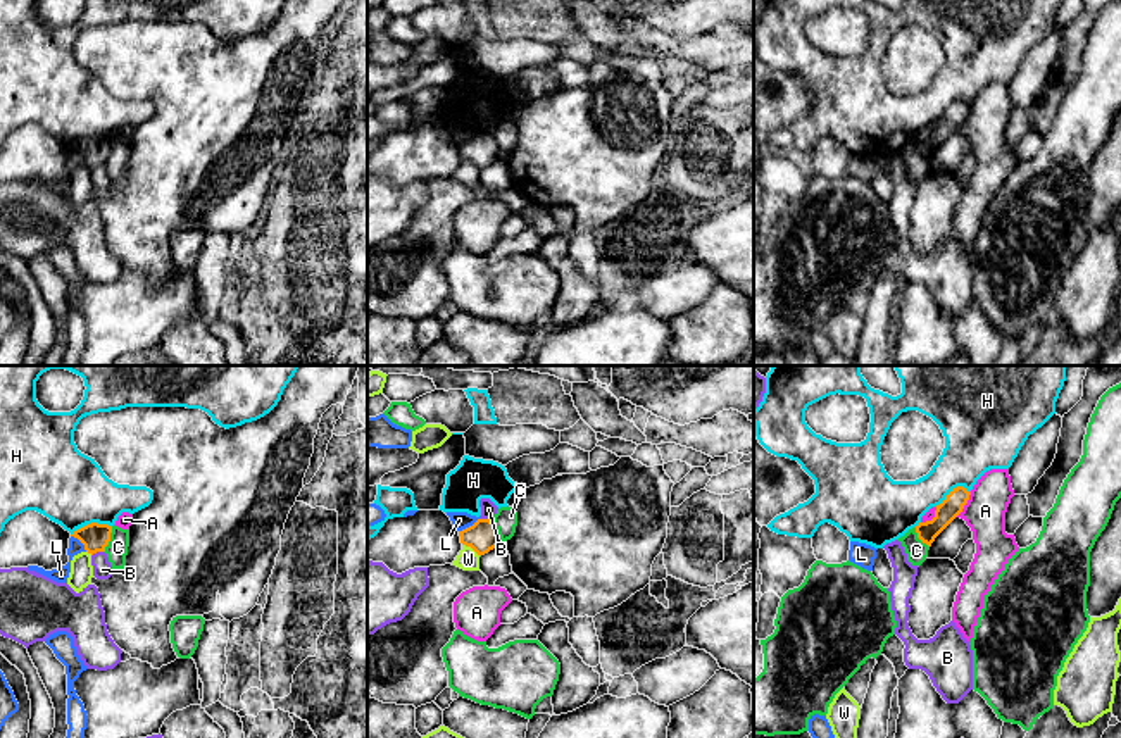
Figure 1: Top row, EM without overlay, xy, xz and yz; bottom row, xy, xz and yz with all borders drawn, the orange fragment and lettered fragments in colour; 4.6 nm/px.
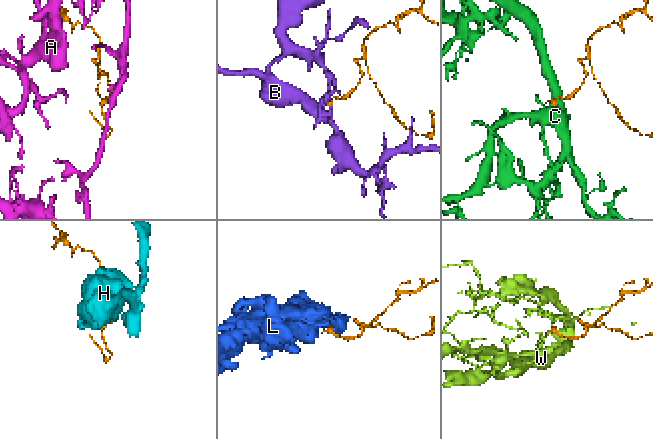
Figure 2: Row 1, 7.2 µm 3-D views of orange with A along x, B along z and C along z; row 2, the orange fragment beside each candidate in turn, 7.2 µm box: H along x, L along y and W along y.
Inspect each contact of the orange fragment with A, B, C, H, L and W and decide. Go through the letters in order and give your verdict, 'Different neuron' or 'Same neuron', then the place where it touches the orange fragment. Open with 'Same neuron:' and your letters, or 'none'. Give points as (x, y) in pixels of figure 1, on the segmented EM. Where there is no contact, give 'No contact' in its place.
Same neuron: none
A: Different neuron. Touches orange at yz (964, 504)
B: Different neuron. Touches orange at xy (97, 550)
C: Different neuron. Touches orange at xy (109, 538)
H: Different neuron. Touches orange at xy (92, 523)
L: Different neuron. Touches orange at xz (469, 526)
W: Different neuron. Touches orange at xz (471, 547)

